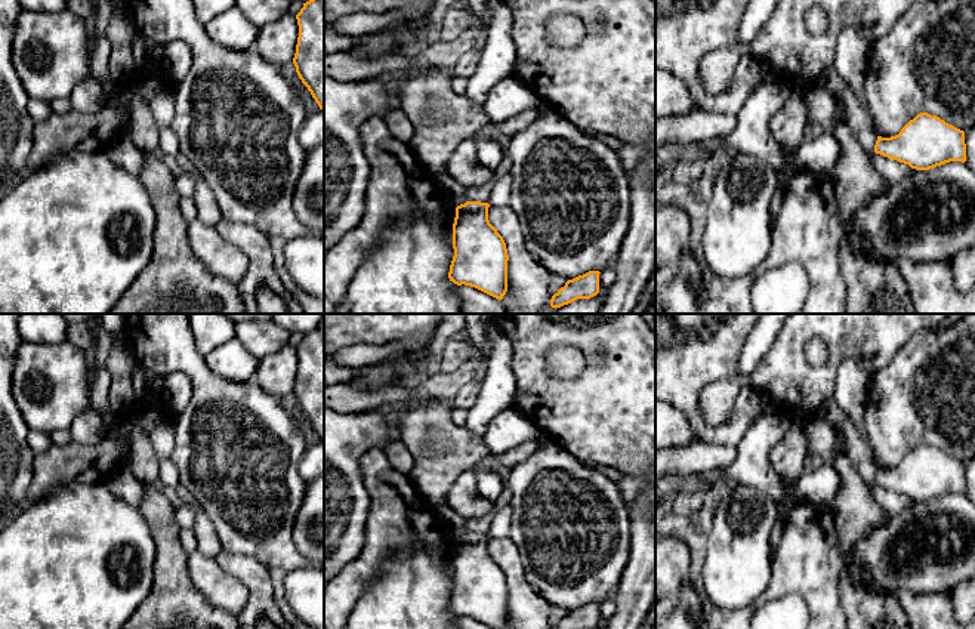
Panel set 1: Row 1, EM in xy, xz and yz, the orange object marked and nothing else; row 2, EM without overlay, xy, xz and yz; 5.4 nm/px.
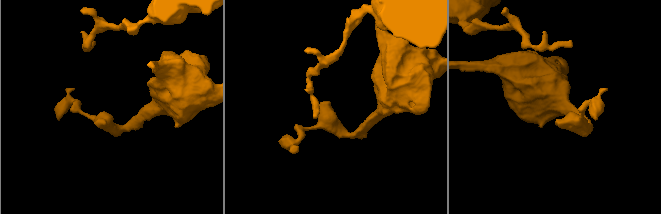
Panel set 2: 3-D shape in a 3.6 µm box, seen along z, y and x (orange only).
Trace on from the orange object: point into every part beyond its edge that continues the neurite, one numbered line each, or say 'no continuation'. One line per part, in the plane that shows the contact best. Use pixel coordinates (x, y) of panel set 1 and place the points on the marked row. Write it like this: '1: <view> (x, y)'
no continuation

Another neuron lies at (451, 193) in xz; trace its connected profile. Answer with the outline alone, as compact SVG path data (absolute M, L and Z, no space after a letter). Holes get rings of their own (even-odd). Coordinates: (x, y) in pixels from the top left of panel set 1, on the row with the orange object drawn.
M445 170L429 173L432 181L438 185L441 201L457 207L466 203L466 188L453 179Z

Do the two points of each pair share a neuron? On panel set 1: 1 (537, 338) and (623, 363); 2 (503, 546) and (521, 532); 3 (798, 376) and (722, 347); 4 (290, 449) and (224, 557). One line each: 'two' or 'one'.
1: one
2: two
3: two
4: two

